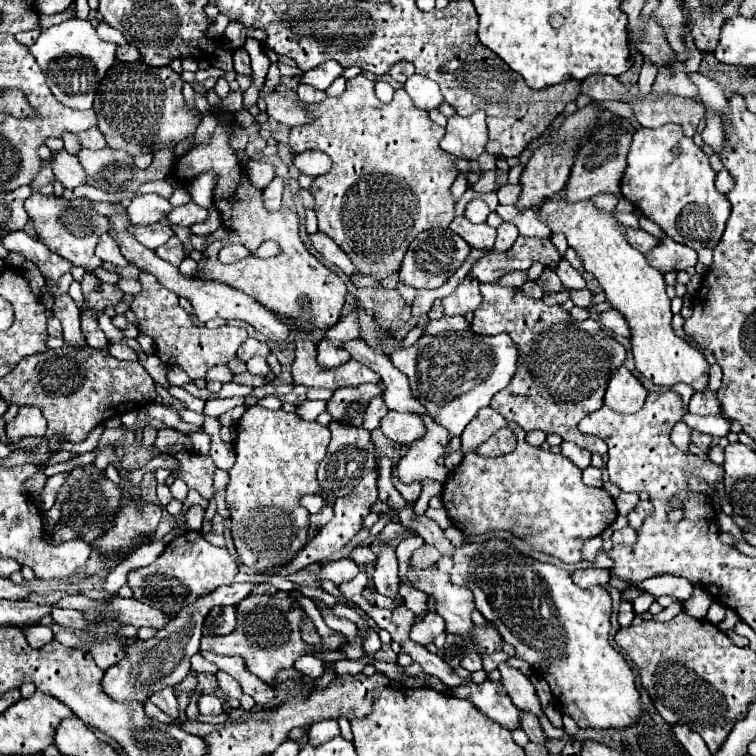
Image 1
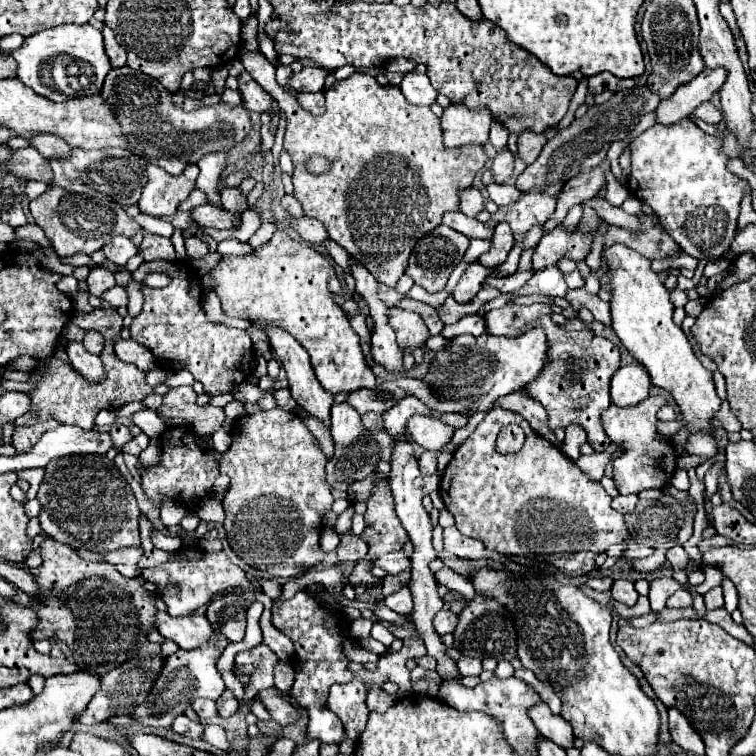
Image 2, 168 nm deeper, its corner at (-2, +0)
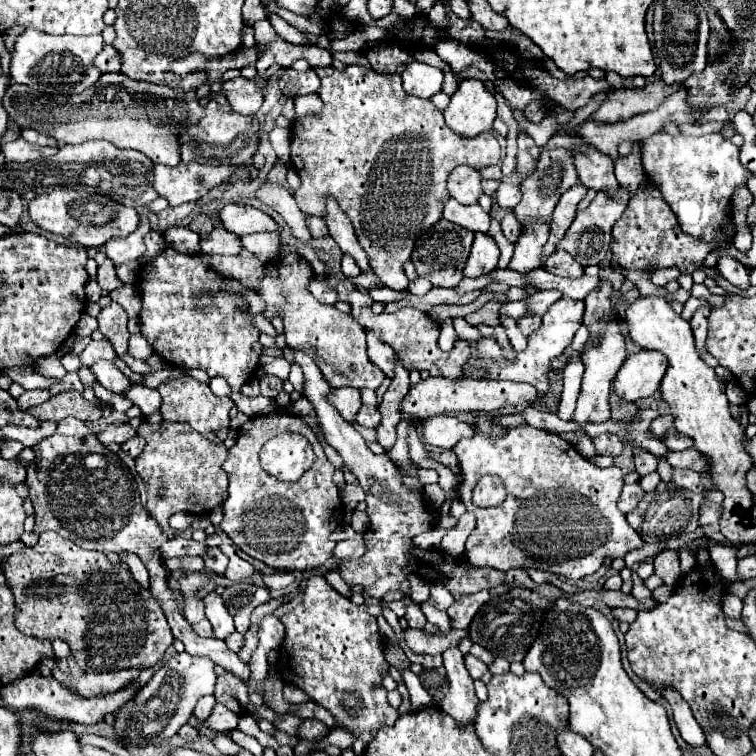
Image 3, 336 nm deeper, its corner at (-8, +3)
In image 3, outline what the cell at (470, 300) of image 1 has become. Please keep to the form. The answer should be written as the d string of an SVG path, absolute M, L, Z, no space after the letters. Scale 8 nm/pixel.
M476 233L474 245L464 267L464 277L480 277L486 271L494 271L500 257L500 249L496 241L488 233Z

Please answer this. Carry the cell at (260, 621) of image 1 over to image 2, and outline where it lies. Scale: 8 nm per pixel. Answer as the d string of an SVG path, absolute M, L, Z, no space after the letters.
M158 610L154 616L154 626L166 640L176 642L184 650L196 650L198 646L204 646L210 642L210 634L214 634L206 616L174 618L168 612Z

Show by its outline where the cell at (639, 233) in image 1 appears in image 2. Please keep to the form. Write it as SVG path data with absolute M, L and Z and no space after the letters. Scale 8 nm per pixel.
M592 198L592 200L588 200L588 204L598 212L598 216L606 224L618 226L618 228L624 228L624 230L630 230L630 232L636 232L636 234L642 232L642 226L638 222L638 216L630 216L622 208L610 206L604 198Z

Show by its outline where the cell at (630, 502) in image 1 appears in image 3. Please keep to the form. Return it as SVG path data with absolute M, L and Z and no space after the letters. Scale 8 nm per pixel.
M634 483L634 485L624 485L624 489L622 489L622 495L620 495L620 499L618 499L618 509L622 511L622 513L630 513L636 505L638 505L638 501L644 497L644 489L638 485L638 483Z

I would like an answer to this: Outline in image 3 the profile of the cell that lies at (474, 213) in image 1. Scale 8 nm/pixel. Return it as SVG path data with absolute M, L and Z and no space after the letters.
M468 165L454 167L452 173L448 175L448 193L450 197L454 197L464 205L476 203L478 197L482 195L480 173Z

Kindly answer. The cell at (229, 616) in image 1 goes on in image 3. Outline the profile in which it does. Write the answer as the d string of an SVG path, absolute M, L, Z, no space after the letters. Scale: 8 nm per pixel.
M234 583L222 593L224 605L234 617L234 625L238 633L246 633L250 629L250 613L270 599L266 587L256 587L252 583Z

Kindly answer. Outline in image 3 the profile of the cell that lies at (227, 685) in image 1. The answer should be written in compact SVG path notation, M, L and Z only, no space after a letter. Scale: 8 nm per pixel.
M216 703L210 717L206 719L206 727L214 733L228 733L236 729L236 725L238 725L238 715L228 711L222 703Z

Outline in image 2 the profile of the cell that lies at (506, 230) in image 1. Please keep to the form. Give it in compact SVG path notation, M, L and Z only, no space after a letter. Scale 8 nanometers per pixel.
M500 222L494 228L494 238L492 238L490 250L484 252L478 258L478 262L482 262L482 266L486 266L486 268L496 268L506 260L506 256L512 250L512 246L514 246L514 236L512 236L510 226L506 226L506 222Z

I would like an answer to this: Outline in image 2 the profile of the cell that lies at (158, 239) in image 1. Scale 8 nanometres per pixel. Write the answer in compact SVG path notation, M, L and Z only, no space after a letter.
M48 188L42 196L30 202L30 214L34 222L44 230L46 238L50 240L54 252L60 258L68 258L74 254L92 254L100 250L110 236L124 234L132 238L142 228L126 214L120 204L114 204L106 198L92 198L88 194L76 194L64 188Z

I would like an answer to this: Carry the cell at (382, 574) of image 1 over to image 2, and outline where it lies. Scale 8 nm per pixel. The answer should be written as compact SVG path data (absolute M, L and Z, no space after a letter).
M404 584L400 590L396 590L390 596L386 596L384 604L388 608L392 608L394 612L398 612L398 614L410 614L412 612L412 594L410 594L410 588Z

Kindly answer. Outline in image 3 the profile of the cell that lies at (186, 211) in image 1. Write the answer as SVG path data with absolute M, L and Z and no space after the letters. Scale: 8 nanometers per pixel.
M226 205L220 211L220 219L224 227L236 235L280 231L280 225L270 215L252 205Z

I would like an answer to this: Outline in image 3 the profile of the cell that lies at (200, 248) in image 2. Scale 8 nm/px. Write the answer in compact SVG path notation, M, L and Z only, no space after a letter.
M216 223L212 233L200 241L200 247L208 255L238 255L242 251L242 241L224 229L222 223Z

